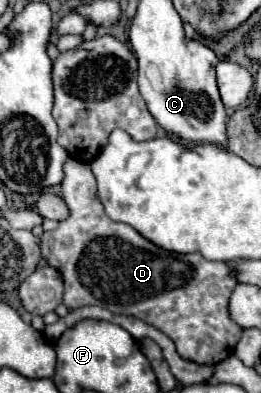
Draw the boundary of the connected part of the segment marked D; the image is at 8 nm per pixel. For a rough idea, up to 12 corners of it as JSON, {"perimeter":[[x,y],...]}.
{"perimeter":[[89,163],[41,251],[69,309],[165,333],[187,361],[229,357],[231,263],[165,251],[109,221]]}

